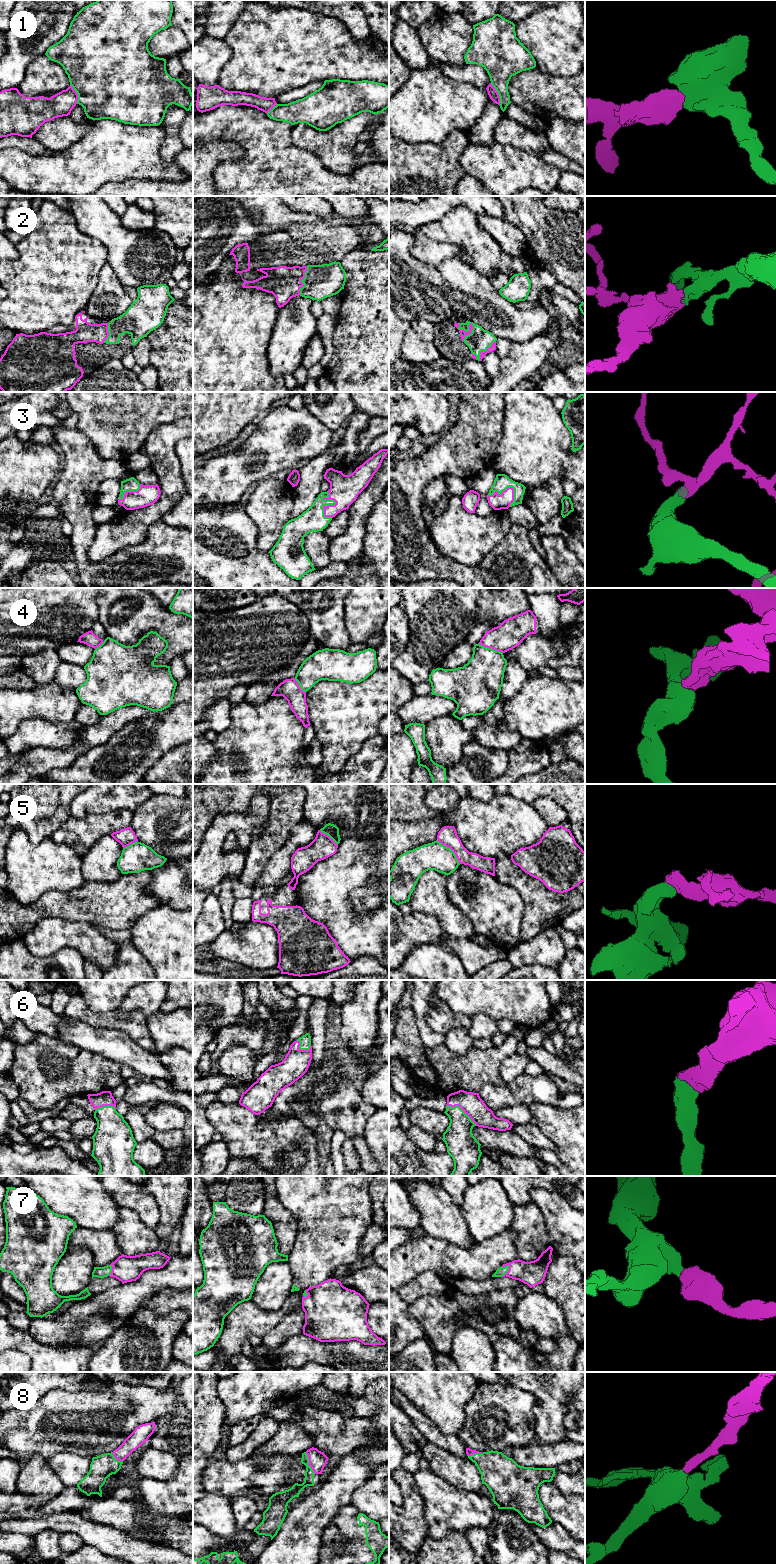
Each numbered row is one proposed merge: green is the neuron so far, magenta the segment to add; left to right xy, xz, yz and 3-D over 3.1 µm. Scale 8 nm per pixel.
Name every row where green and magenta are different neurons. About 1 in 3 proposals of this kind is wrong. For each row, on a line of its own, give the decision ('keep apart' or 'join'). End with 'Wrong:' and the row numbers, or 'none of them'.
1: keep apart
2: join
3: join
4: keep apart
5: keep apart
6: join
7: join
8: join
Wrong: 1, 4, 5

